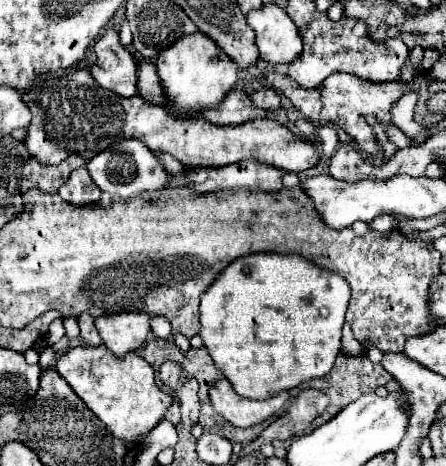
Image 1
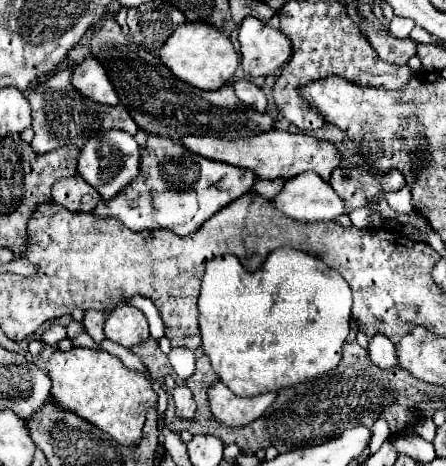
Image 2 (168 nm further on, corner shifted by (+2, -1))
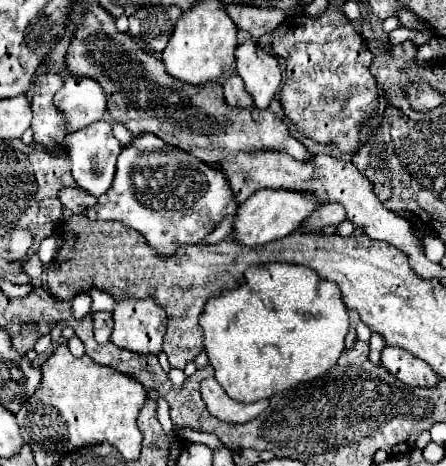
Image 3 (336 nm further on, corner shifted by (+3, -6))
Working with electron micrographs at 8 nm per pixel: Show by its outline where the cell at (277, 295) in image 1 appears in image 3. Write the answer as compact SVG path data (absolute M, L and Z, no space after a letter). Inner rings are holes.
M261 264L245 272L245 284L223 290L219 296L209 296L203 308L201 330L205 352L215 370L215 380L237 402L257 402L285 392L299 382L309 382L333 368L345 350L349 330L349 312L343 304L339 286L323 280L311 268L299 264Z

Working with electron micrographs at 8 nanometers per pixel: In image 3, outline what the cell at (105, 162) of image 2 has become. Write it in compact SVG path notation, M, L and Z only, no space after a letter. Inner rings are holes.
M99 120L95 124L89 124L87 128L81 128L79 132L73 132L65 138L65 150L71 156L73 162L73 178L79 188L87 190L93 196L103 196L115 178L115 164L117 156L123 150L119 140L111 132L111 124L107 120Z

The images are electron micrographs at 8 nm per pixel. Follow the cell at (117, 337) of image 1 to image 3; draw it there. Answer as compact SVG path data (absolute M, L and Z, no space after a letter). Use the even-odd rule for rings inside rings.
M153 298L115 302L113 320L115 326L113 326L111 342L117 348L139 354L161 352L167 316L165 310L155 304Z

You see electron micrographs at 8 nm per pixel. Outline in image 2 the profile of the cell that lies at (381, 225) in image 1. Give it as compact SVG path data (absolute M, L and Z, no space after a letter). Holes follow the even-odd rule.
M362 207L362 209L356 209L356 211L352 211L350 215L350 221L352 221L352 225L356 225L356 227L366 227L368 225L368 207Z

